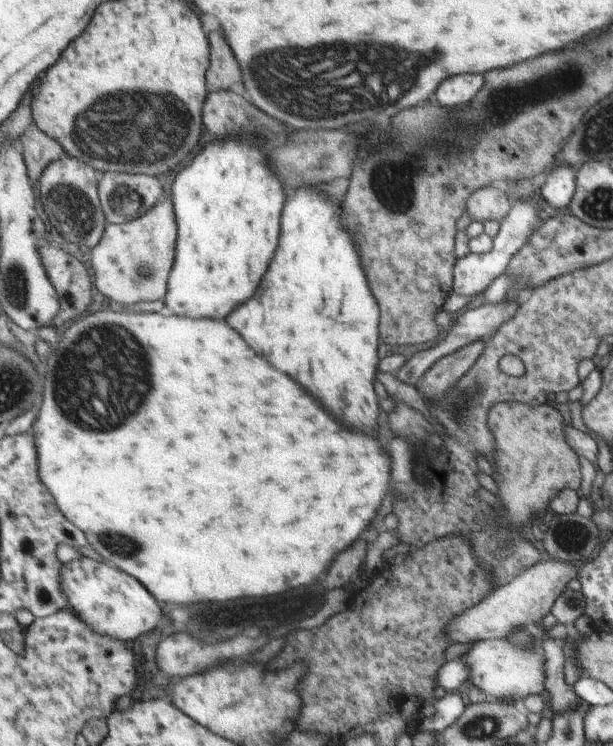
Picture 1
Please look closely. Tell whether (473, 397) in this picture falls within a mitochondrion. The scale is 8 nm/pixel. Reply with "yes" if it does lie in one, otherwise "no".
yes

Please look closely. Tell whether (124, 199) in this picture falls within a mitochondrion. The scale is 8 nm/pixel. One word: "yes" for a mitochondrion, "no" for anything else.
yes

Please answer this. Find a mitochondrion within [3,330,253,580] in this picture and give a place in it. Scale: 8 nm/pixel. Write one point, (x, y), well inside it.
(115, 542)

